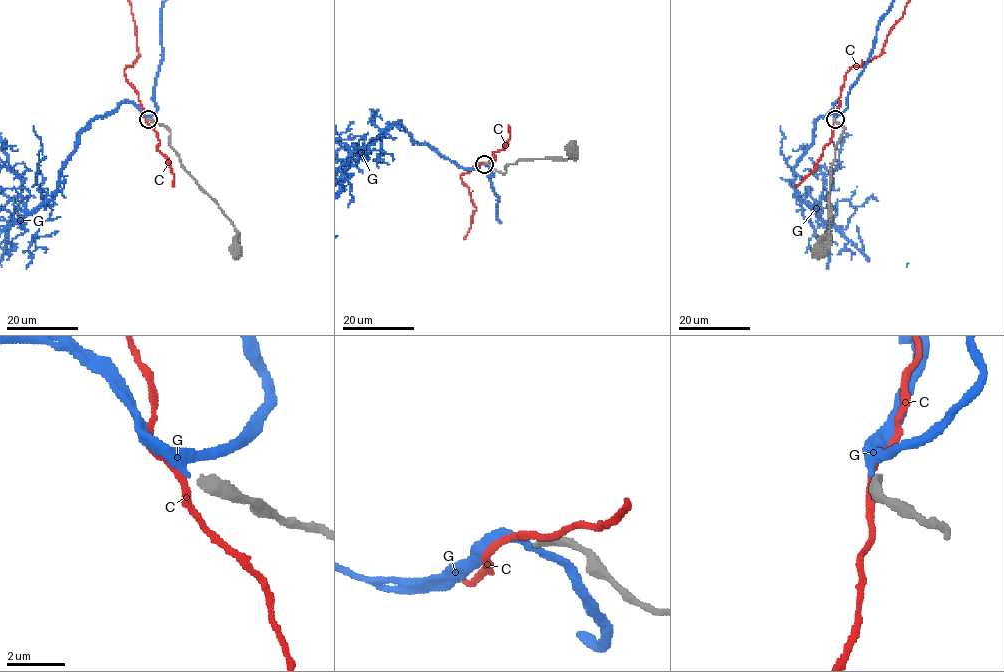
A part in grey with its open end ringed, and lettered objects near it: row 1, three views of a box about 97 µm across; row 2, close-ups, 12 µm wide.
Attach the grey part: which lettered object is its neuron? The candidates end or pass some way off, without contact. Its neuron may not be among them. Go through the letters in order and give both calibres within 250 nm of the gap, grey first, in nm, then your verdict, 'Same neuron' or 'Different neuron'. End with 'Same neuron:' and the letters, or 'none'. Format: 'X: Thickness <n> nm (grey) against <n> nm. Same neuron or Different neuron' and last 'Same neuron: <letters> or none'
C: Thickness 360 nm (grey) against 240 nm. Different neuron
G: Thickness 360 nm (grey) against 200 nm. Same neuron
Same neuron: G

